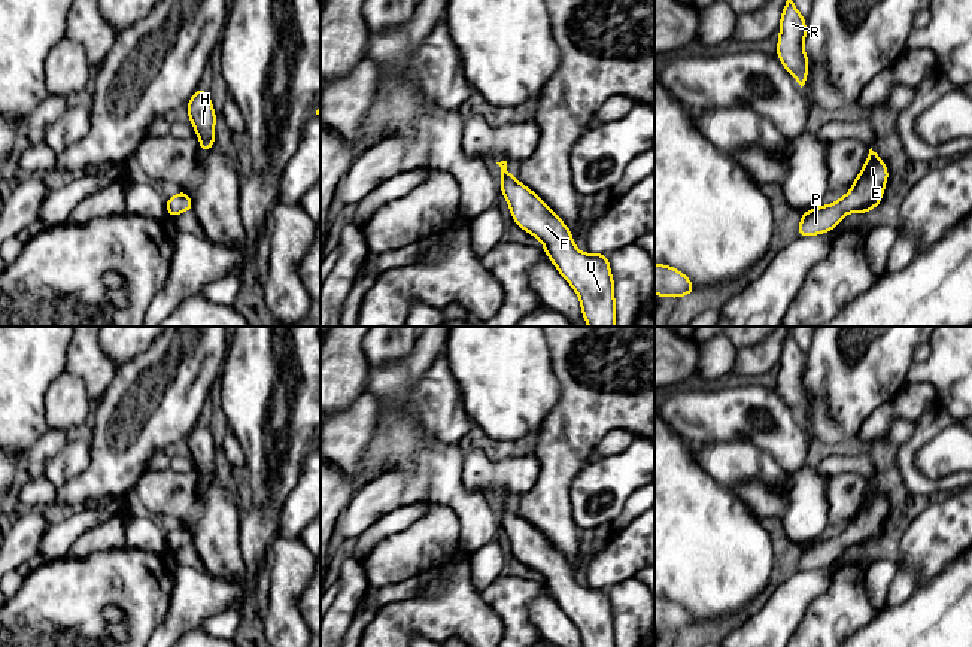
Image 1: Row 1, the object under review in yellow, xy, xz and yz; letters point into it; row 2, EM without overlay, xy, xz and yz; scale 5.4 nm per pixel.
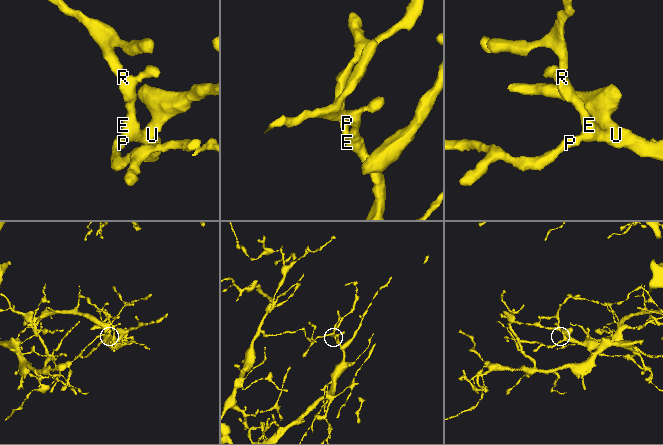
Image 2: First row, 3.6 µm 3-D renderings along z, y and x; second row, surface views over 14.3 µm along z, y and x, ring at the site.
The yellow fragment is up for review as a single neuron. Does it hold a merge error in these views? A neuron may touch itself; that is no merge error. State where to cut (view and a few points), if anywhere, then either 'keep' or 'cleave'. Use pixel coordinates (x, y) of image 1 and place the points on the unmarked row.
cut none; keep

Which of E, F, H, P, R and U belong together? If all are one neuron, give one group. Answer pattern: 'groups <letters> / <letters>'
groups E F H P R U

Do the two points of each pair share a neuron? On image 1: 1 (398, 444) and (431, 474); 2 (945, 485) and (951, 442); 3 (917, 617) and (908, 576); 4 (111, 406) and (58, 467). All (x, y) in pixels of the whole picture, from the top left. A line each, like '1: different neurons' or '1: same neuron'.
1: same neuron
2: different neurons
3: different neurons
4: different neurons

